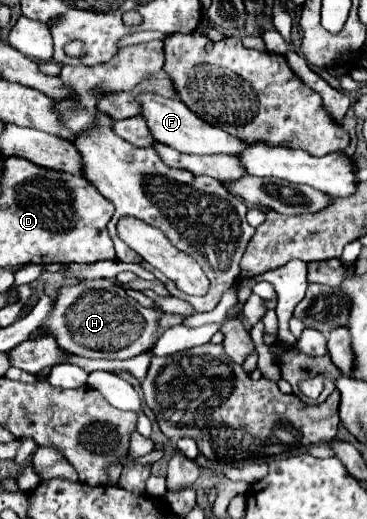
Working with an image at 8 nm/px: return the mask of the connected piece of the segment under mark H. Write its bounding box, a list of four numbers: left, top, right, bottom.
[43,280,159,360]

